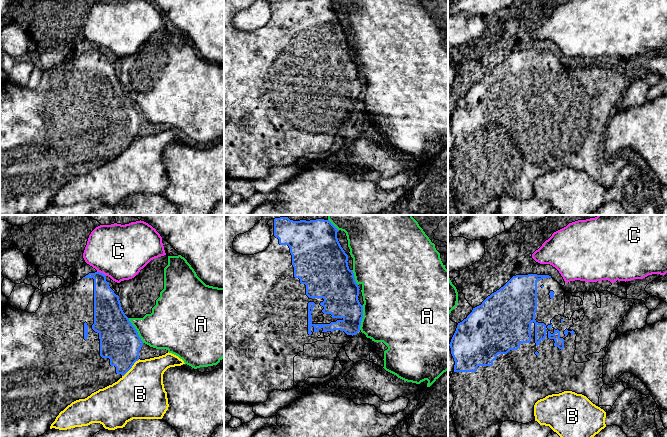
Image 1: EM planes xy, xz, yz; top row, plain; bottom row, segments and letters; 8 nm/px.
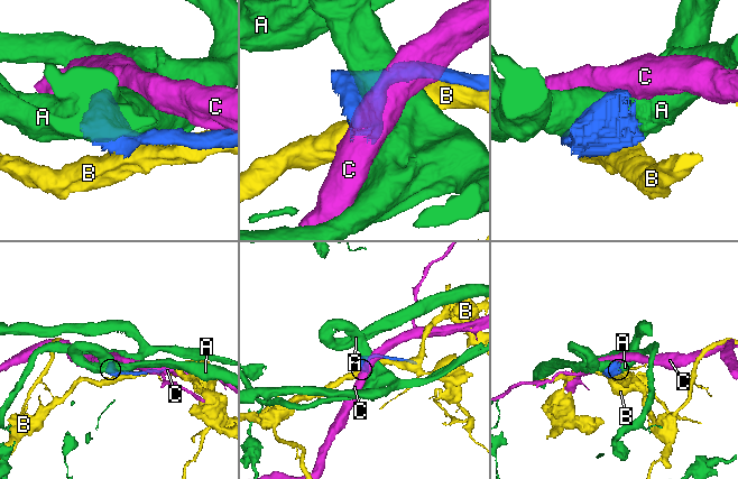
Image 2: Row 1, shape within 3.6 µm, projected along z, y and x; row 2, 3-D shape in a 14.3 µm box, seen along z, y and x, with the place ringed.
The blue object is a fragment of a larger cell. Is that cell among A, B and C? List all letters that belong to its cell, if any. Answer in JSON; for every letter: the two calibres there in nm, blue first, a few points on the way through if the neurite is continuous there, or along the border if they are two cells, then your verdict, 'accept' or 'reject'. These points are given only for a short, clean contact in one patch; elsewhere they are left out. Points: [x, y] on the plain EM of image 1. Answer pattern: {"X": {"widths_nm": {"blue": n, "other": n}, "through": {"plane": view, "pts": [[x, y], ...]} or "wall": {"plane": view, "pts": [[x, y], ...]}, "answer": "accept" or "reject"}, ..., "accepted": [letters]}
{"A": {"widths_nm": {"blue": 320, "other": 360}, "answer": "reject"}, "B": {"widths_nm": {"blue": 320, "other": 400}, "answer": "reject"}, "C": {"widths_nm": {"blue": 200, "other": 440}, "wall": {"plane": "xy", "pts": [[97, 47], [106, 51]]}, "answer": "reject"}, "accepted": []}

